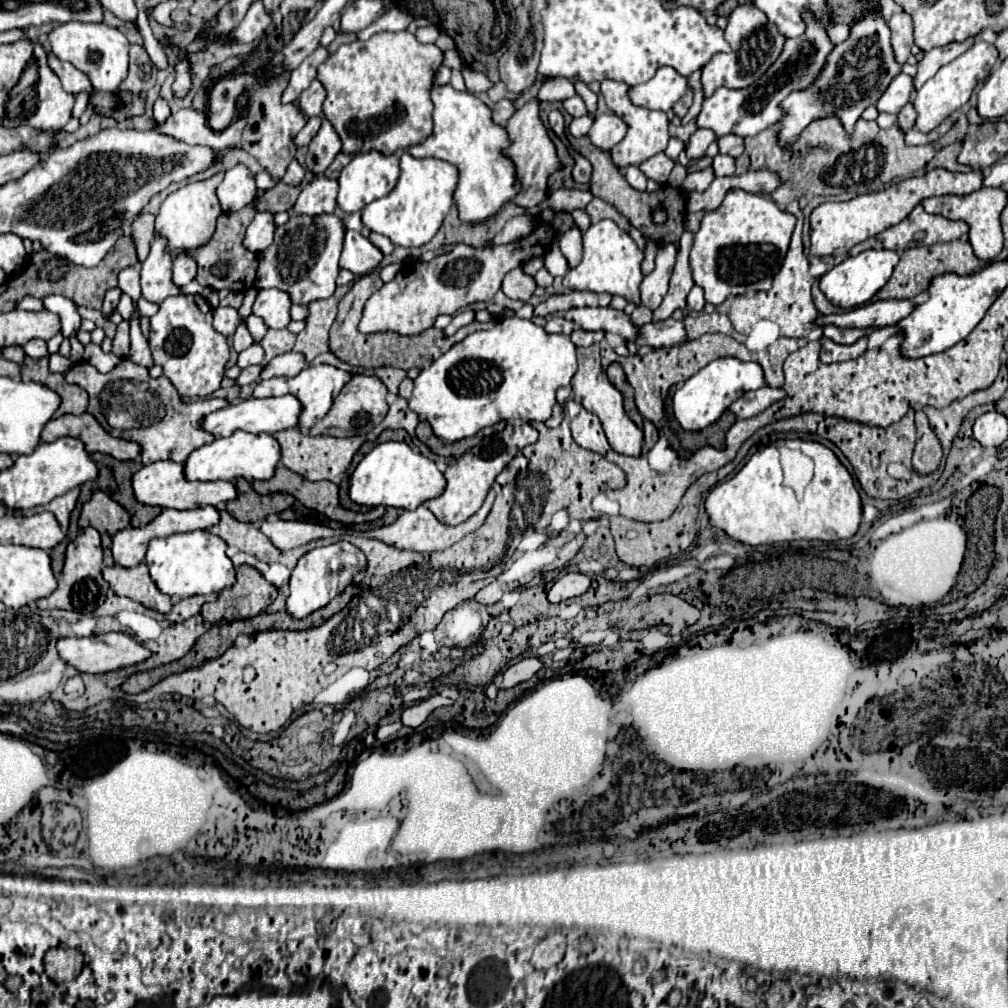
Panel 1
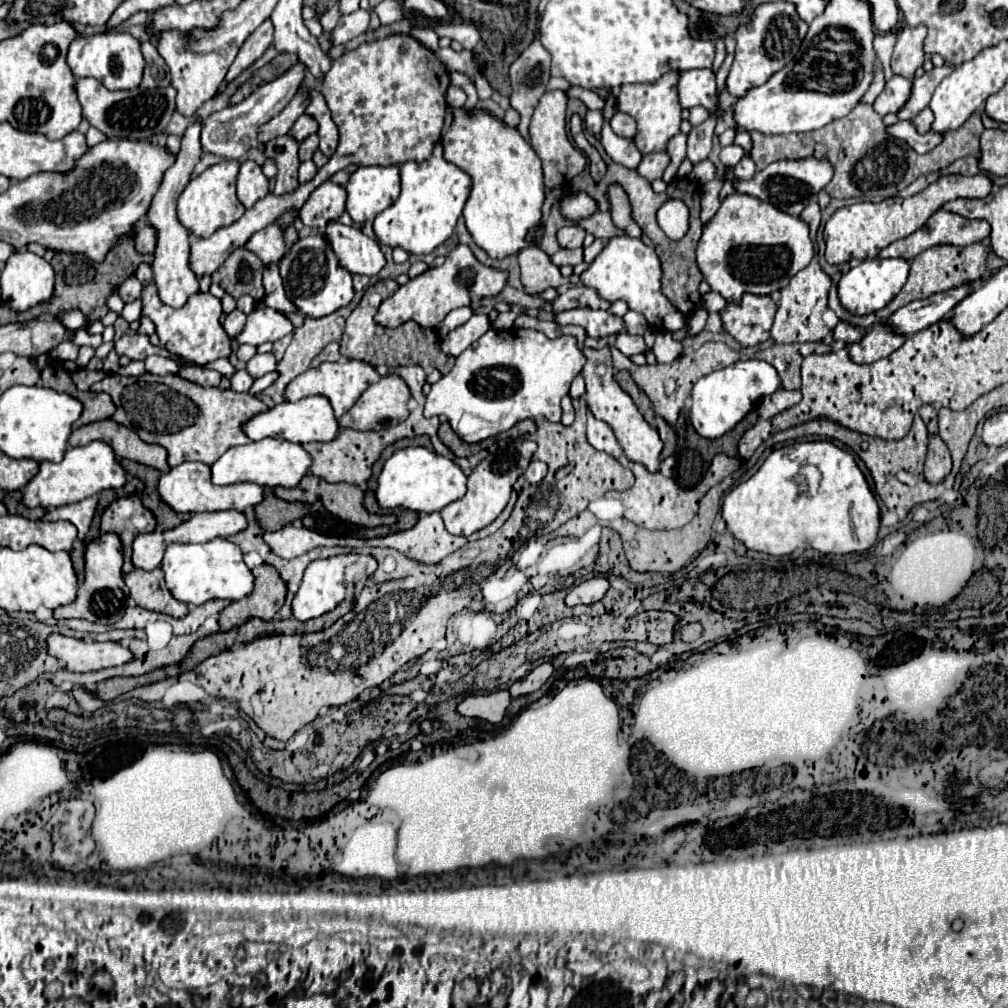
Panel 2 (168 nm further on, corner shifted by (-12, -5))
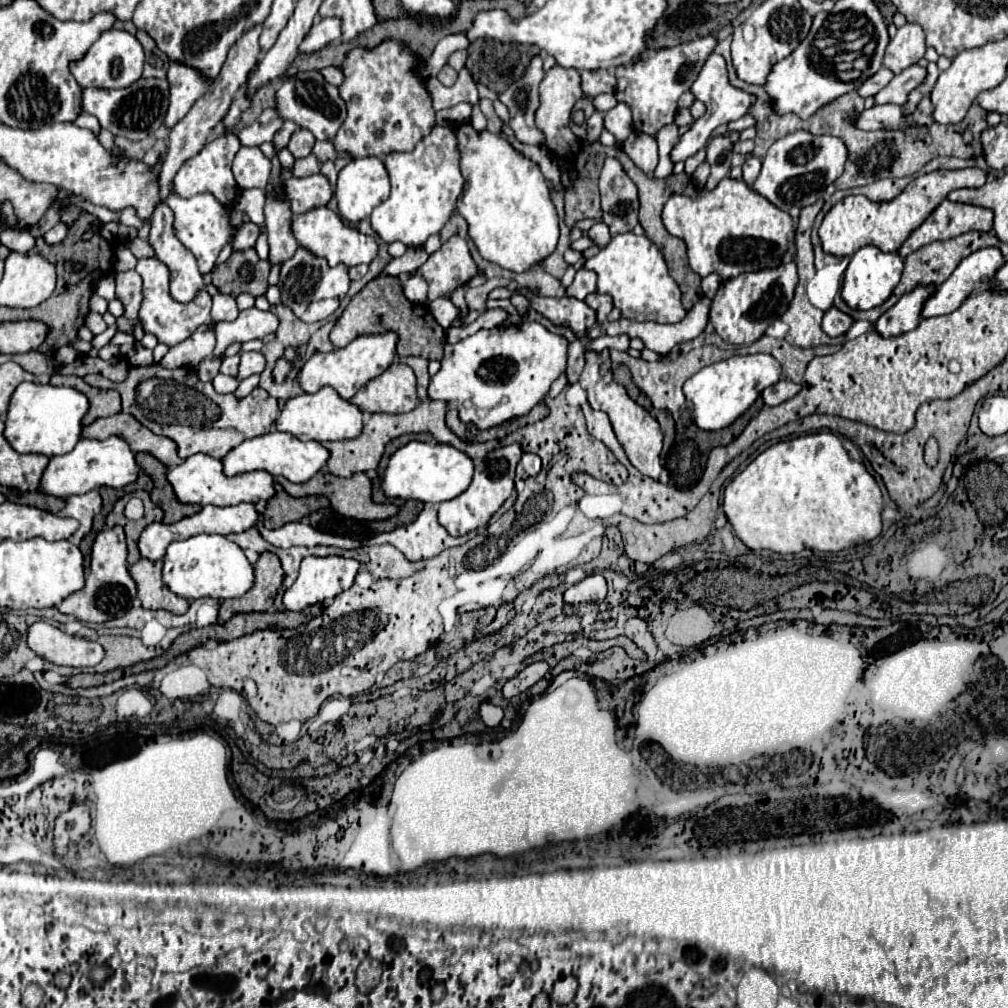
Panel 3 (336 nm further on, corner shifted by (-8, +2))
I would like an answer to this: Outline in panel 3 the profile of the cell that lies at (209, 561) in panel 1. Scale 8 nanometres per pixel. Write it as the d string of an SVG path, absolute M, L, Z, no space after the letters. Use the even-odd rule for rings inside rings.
M195 535L185 541L175 541L167 547L163 563L163 583L185 599L213 597L225 601L245 595L253 585L253 567L243 549L223 535Z

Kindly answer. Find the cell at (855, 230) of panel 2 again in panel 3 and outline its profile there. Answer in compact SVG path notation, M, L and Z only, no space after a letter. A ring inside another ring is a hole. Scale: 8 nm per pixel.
M971 167L971 169L957 169L957 171L933 171L921 177L915 177L901 195L885 203L873 203L863 195L851 195L841 199L831 207L825 215L819 237L823 251L835 257L849 257L857 249L865 245L875 245L885 253L895 253L899 245L933 213L933 209L953 191L963 187L981 187L985 183L985 171Z

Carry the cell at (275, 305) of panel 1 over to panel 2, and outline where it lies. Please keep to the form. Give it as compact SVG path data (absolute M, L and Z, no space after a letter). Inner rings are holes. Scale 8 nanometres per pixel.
M255 308L247 316L247 324L243 332L237 336L239 344L259 346L263 342L275 342L287 334L291 334L295 326L291 320L273 308Z

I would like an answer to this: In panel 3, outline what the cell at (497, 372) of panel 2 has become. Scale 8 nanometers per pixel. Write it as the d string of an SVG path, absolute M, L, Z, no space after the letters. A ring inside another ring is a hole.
M523 321L517 325L481 329L475 335L455 343L445 345L445 355L441 359L441 369L429 383L429 397L441 401L455 401L459 417L465 423L475 423L479 429L489 429L501 425L513 417L527 415L543 397L549 393L551 383L565 371L567 365L567 339L547 331L537 321Z

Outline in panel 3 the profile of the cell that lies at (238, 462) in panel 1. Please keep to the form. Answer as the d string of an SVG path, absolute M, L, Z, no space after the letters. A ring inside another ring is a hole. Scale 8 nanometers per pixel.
M271 431L271 433L265 433L261 437L247 439L239 447L229 451L227 457L223 459L223 471L225 471L225 475L233 477L233 475L239 475L239 473L255 471L255 469L265 469L273 477L283 475L283 477L287 477L293 483L305 483L321 467L327 465L327 457L329 457L329 453L319 441L307 441L305 443L305 441L299 441L297 437L293 437L291 433Z

